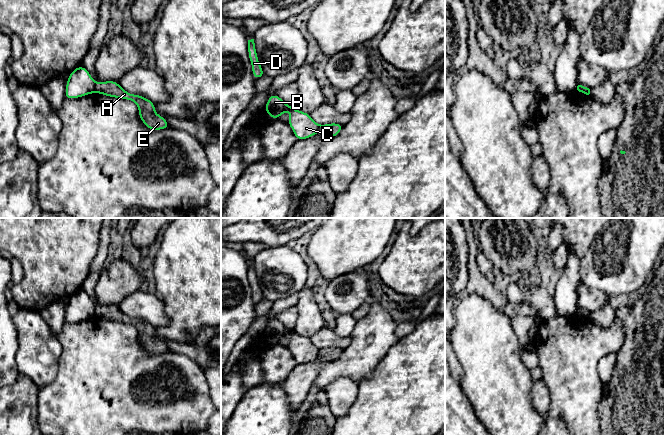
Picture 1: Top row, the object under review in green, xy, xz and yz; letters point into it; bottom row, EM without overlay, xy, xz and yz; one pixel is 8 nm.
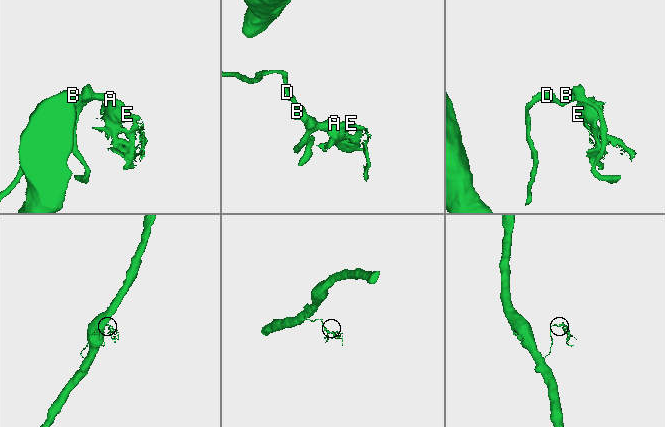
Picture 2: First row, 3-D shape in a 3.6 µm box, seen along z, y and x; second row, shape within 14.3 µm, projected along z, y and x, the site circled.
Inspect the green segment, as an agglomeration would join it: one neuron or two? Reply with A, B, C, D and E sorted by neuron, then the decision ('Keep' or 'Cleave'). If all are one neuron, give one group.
Groups: A E / B C D. Cleave

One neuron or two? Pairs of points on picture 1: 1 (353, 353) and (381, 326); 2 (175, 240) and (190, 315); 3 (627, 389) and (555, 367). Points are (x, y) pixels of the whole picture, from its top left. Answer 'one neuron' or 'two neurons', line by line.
1: one neuron
2: one neuron
3: two neurons

